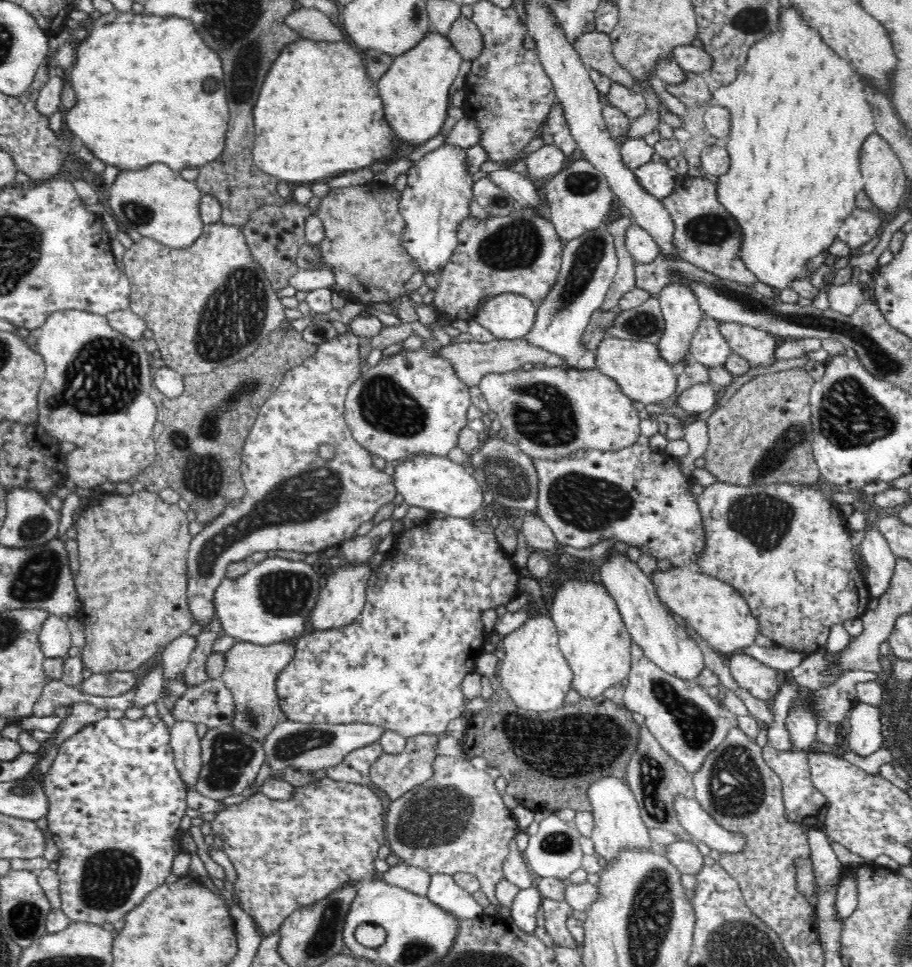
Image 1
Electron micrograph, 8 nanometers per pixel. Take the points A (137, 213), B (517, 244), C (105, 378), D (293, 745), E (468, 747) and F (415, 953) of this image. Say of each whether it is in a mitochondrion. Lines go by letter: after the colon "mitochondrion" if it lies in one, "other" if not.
A: mitochondrion
B: mitochondrion
C: mitochondrion
D: mitochondrion
E: other
F: mitochondrion

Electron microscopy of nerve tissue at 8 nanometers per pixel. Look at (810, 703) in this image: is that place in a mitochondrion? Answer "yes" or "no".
no

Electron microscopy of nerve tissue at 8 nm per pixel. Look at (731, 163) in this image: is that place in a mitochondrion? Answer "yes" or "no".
no

